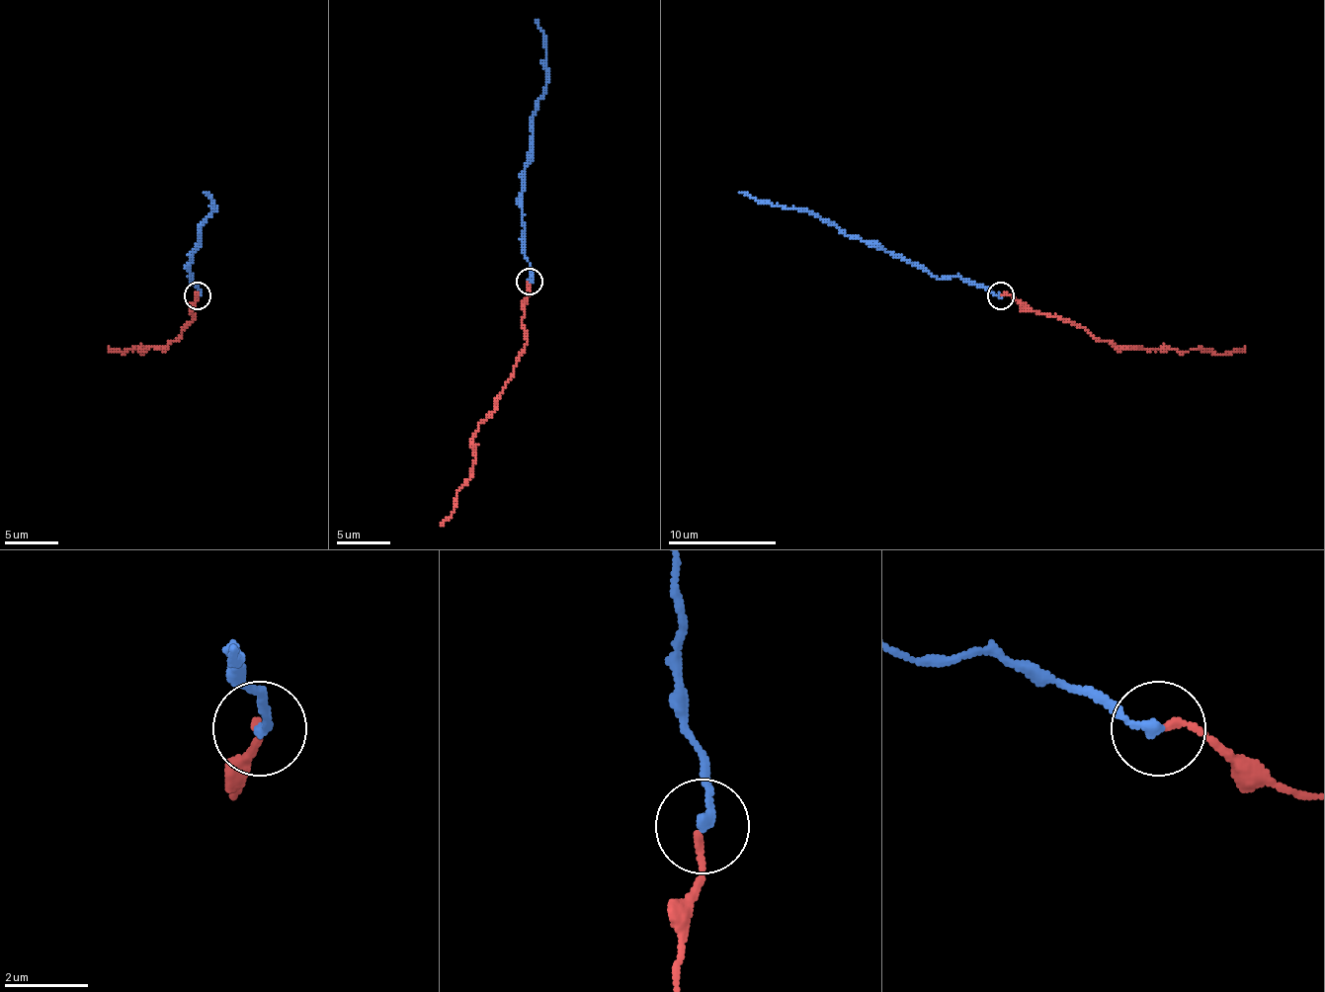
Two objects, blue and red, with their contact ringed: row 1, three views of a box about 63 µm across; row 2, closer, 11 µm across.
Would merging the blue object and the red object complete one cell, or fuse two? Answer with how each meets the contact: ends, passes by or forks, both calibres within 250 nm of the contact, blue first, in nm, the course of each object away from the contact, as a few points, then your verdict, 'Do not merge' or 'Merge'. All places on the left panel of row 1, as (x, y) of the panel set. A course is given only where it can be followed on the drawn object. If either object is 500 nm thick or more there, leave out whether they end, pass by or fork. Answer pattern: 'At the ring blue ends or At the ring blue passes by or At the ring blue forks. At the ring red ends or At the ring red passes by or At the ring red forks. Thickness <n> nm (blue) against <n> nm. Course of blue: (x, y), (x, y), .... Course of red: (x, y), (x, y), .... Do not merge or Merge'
At the ring blue ends. At the ring red ends. Thickness 240 nm (blue) against 150 nm. Course of blue: (198, 294), (193, 276), (190, 279), (190, 257), (198, 246), (204, 221), (214, 208), (214, 203), (204, 192). Course of red: (195, 294), (198, 297), (190, 314), (195, 319), (176, 341), (124, 355), (109, 346). Do not merge

